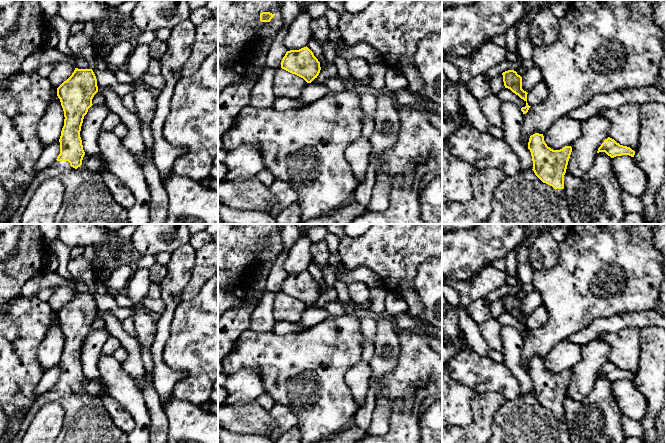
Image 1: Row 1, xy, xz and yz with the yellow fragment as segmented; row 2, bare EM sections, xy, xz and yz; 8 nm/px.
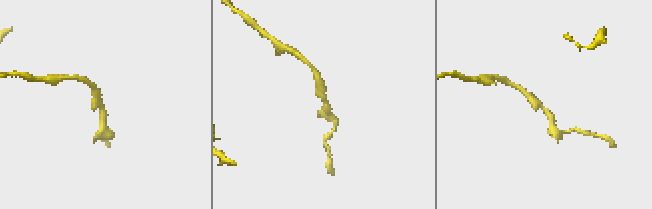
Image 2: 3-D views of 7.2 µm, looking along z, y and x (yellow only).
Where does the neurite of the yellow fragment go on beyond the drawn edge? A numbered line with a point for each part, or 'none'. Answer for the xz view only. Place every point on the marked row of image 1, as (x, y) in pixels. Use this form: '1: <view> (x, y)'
none

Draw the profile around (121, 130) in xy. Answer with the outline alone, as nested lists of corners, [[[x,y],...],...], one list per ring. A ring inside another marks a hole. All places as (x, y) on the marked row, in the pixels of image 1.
[[[120,122],[113,130],[112,132],[118,137],[118,138],[124,138],[127,133],[128,133],[128,128],[127,126],[123,123]]]

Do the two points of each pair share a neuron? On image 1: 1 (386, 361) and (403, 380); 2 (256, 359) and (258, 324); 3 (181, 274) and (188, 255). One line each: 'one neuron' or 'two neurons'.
1: two neurons
2: two neurons
3: one neuron

